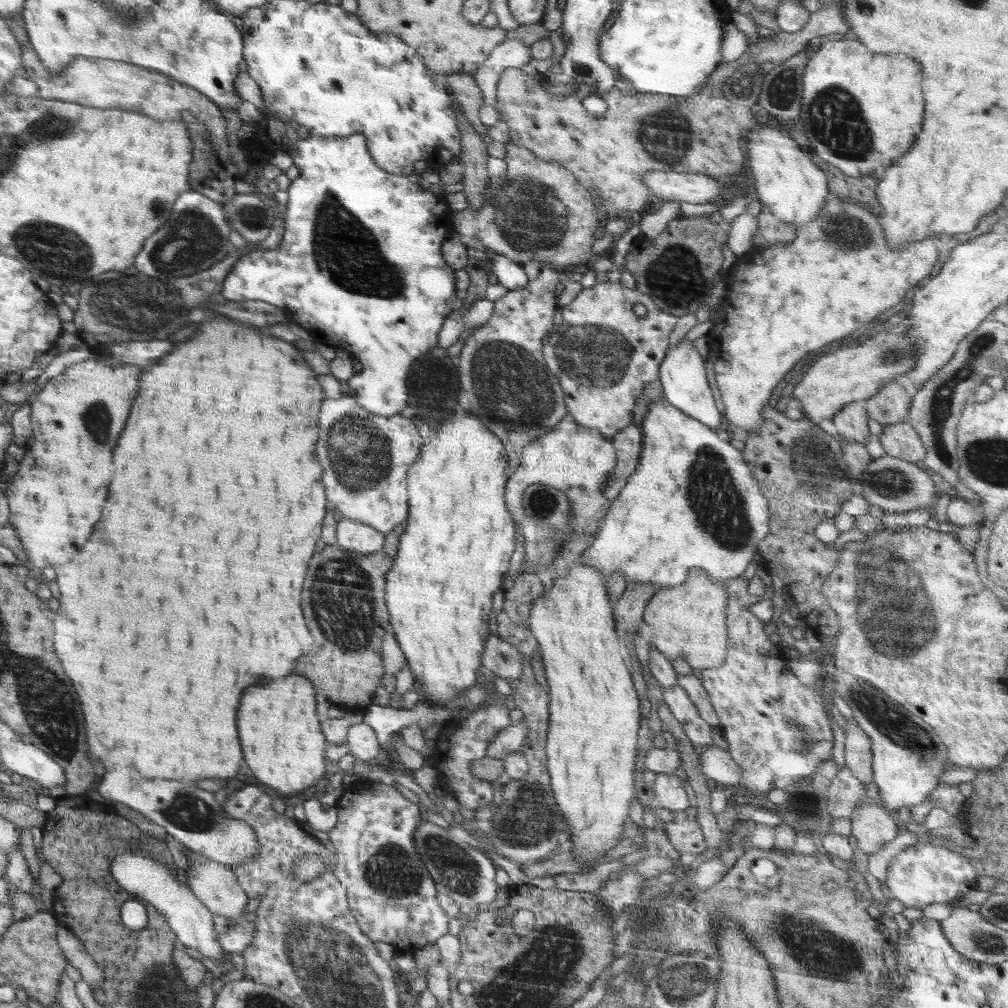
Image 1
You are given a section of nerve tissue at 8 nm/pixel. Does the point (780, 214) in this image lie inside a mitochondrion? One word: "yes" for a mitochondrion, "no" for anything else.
no

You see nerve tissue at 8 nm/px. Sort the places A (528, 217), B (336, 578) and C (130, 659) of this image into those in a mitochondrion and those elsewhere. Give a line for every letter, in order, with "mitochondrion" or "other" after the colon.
A: mitochondrion
B: mitochondrion
C: other

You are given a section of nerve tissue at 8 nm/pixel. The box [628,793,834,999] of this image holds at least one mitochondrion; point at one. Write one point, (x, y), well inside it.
(654, 921)

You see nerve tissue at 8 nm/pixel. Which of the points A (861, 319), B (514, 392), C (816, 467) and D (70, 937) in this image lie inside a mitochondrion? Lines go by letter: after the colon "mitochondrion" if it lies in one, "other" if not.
A: other
B: mitochondrion
C: mitochondrion
D: other

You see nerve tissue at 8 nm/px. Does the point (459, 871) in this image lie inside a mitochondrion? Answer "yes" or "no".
yes

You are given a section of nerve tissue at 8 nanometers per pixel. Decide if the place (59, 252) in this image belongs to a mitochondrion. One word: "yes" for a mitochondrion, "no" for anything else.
yes

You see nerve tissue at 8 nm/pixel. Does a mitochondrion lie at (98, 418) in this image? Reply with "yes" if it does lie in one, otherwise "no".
yes

